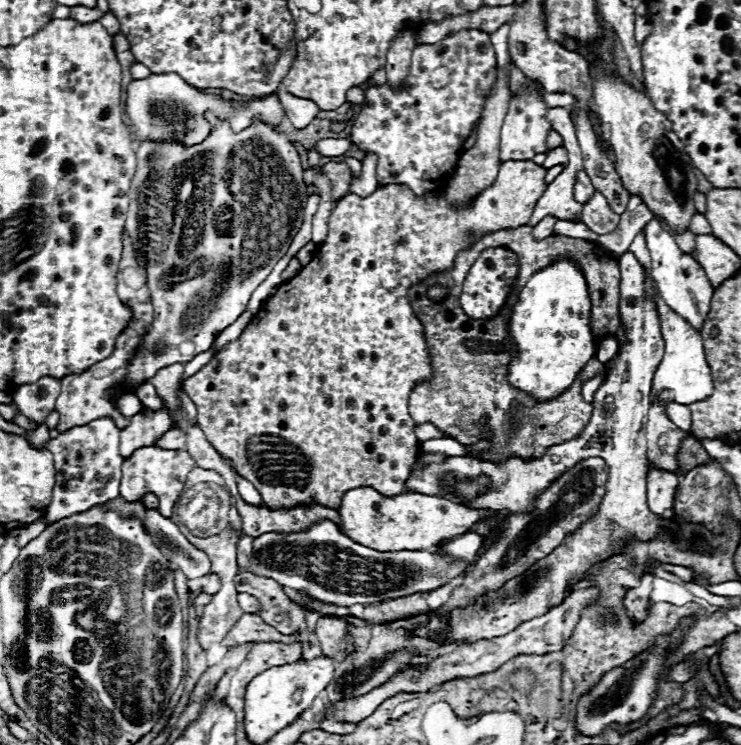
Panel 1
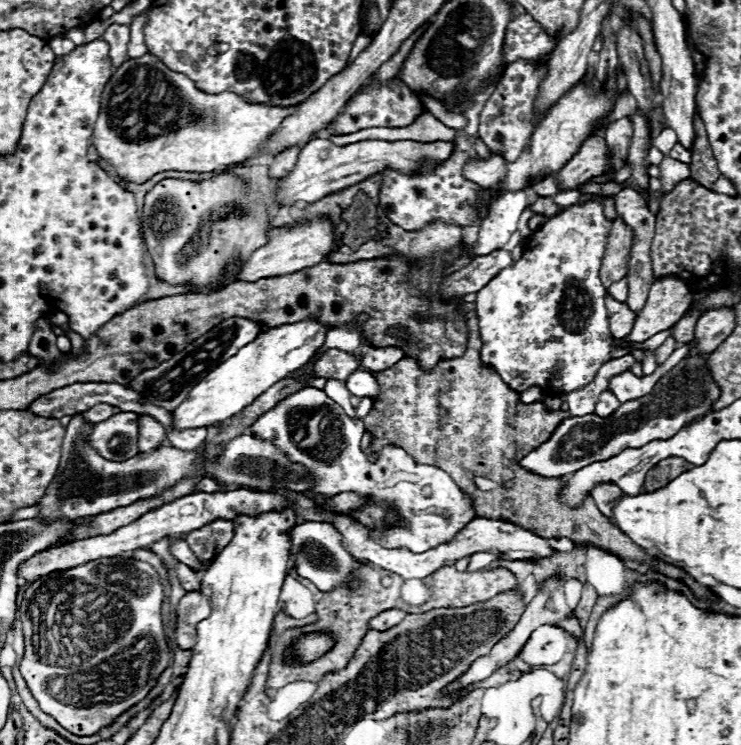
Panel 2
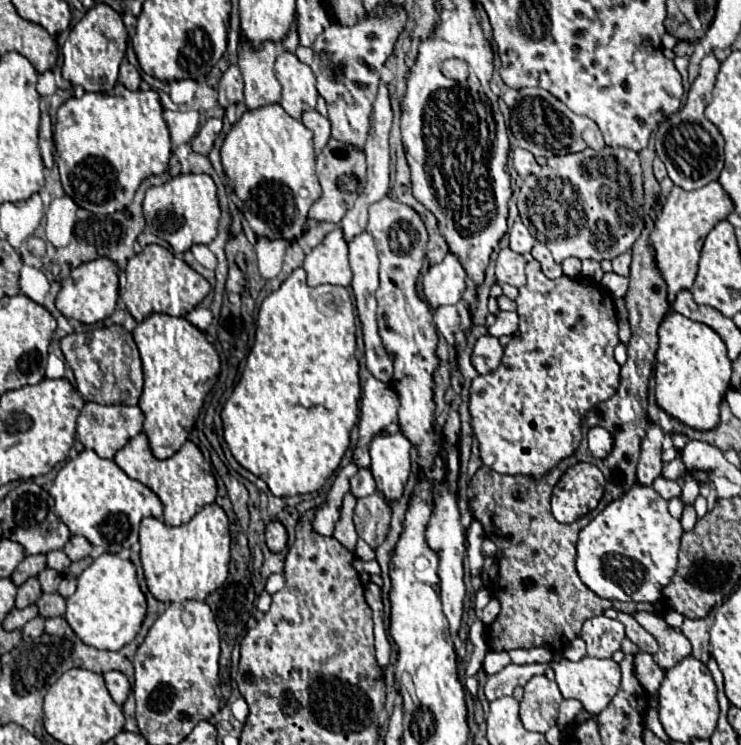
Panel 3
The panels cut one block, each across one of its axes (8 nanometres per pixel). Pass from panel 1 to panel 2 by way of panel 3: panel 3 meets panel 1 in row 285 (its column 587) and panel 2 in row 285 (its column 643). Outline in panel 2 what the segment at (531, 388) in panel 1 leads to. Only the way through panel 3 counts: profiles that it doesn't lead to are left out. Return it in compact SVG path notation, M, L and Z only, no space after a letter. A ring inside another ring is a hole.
M598 200L568 206L530 236L520 260L504 268L486 288L476 292L476 316L482 340L480 360L488 368L494 368L494 372L516 392L524 392L532 386L558 396L574 392L590 384L598 368L612 358L614 338L604 306L606 288L598 278L610 226L612 222L604 216L604 206Z

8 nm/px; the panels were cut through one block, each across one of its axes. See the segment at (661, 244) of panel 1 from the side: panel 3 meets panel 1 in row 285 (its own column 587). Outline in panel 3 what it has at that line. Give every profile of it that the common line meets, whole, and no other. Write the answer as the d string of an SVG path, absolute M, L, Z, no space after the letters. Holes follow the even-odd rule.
M586 656L578 662L562 658L558 662L552 660L552 670L556 674L556 682L558 682L562 696L578 698L582 702L584 710L590 714L600 714L610 704L610 700L614 698L614 694L618 692L618 686L620 686L620 666L612 658L600 660L600 658Z

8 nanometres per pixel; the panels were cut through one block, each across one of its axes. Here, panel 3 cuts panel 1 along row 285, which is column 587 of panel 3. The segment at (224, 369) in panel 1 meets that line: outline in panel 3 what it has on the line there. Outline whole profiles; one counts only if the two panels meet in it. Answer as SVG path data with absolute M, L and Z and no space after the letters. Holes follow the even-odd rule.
M536 260L528 262L526 278L528 282L518 288L520 294L516 298L520 328L504 348L500 368L472 380L470 416L474 434L480 442L480 458L488 468L500 474L520 474L538 480L558 466L560 460L574 454L582 440L582 418L590 408L616 394L620 386L620 366L612 350L620 340L614 300L610 300L600 286L584 278L572 280L568 276L548 280Z

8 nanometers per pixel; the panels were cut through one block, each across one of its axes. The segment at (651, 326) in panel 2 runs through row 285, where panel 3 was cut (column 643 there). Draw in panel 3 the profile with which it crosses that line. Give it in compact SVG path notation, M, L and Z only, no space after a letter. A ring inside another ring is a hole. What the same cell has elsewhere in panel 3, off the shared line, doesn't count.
M638 652L636 658L634 658L634 672L636 672L636 678L640 680L640 684L650 692L654 694L664 678L664 672L660 670L660 666L654 662L654 658L646 652Z

